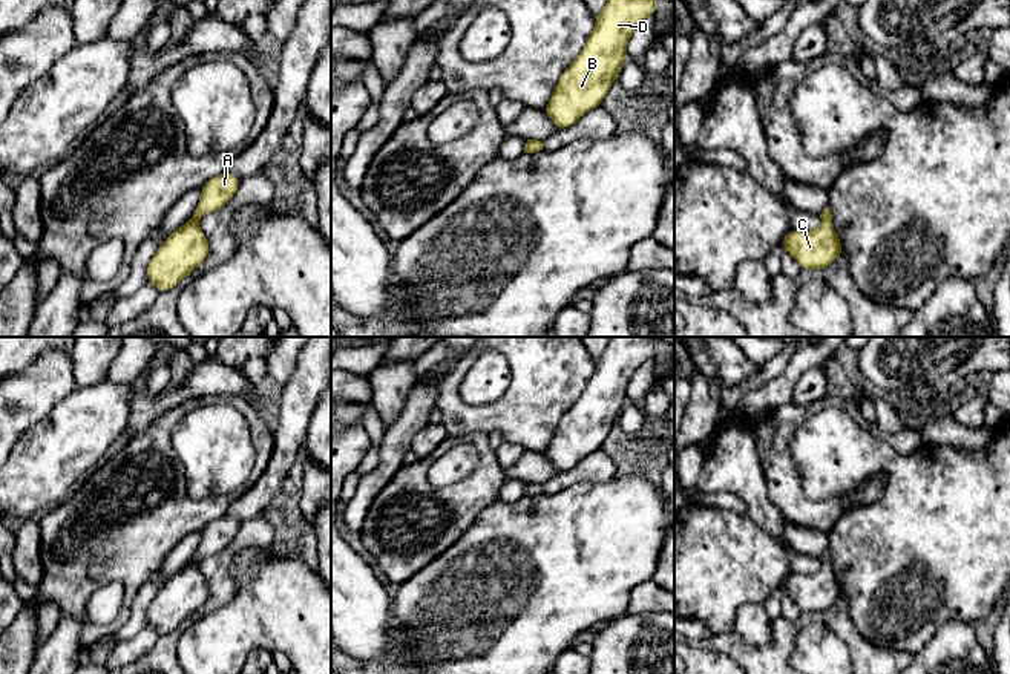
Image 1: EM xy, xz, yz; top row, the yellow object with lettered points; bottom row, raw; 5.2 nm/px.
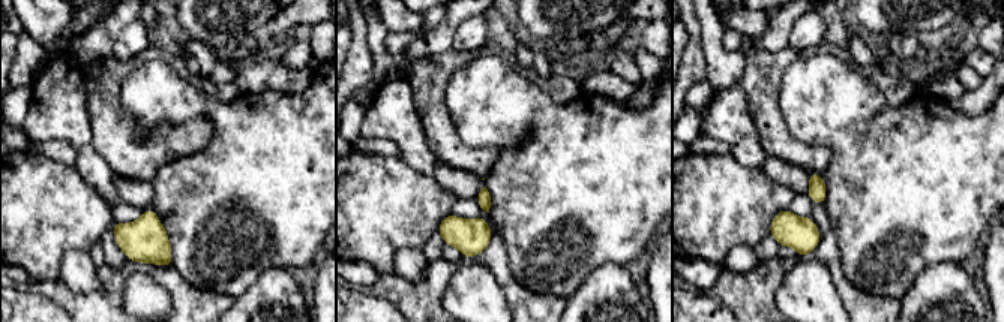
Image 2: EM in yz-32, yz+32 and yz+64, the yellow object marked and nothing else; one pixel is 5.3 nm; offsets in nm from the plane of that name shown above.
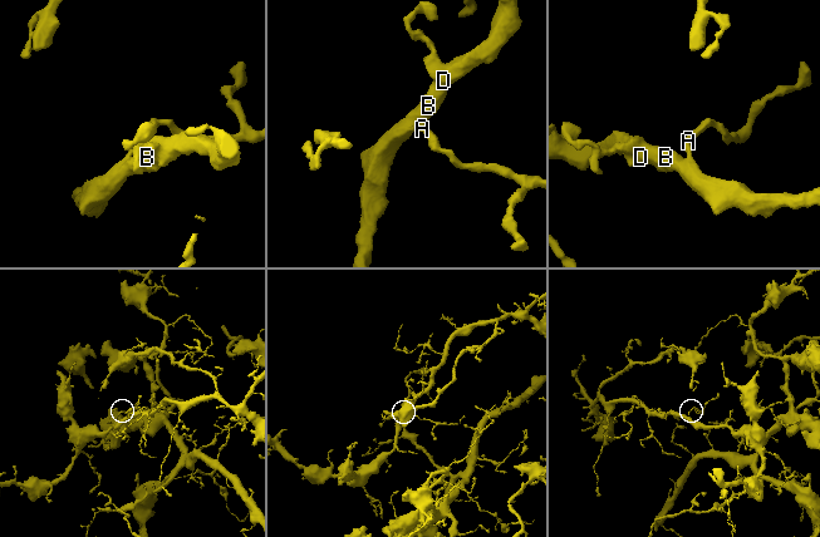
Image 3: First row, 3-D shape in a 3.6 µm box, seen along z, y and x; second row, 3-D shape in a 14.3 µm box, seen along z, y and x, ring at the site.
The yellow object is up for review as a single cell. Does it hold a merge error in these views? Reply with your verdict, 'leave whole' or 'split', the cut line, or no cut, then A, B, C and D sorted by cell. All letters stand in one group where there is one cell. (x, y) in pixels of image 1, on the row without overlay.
leave whole | no cut | A B C D

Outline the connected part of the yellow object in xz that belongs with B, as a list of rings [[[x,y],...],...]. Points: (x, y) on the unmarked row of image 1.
[[[610,337],[582,395],[562,415],[543,453],[556,473],[602,447],[627,403],[630,378],[654,354],[654,337]]]

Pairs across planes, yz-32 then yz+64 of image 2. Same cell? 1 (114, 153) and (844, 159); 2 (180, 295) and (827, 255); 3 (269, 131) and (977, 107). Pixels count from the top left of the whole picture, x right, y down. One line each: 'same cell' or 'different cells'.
1: different cells
2: same cell
3: different cells

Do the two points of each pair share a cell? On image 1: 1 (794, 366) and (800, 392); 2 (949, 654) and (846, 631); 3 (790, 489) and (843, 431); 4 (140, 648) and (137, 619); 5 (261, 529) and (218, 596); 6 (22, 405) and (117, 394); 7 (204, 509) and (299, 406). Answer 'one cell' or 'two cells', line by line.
1: two cells
2: two cells
3: two cells
4: two cells
5: one cell
6: two cells
7: two cells

